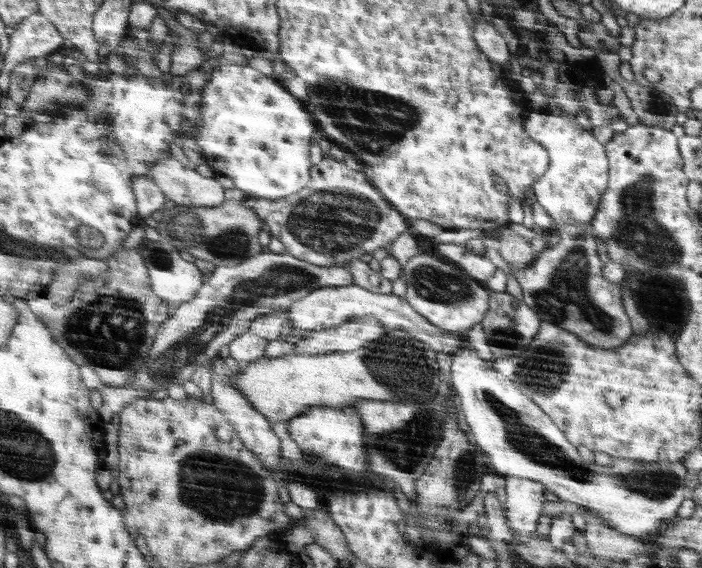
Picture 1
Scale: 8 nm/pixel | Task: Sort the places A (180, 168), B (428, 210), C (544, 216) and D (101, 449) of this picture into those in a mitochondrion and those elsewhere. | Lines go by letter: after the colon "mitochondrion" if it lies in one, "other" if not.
A: other
B: other
C: other
D: other

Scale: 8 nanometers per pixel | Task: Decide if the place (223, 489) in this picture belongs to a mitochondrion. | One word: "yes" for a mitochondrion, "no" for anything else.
yes

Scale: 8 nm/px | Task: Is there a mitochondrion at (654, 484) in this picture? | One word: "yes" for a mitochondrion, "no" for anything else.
yes

